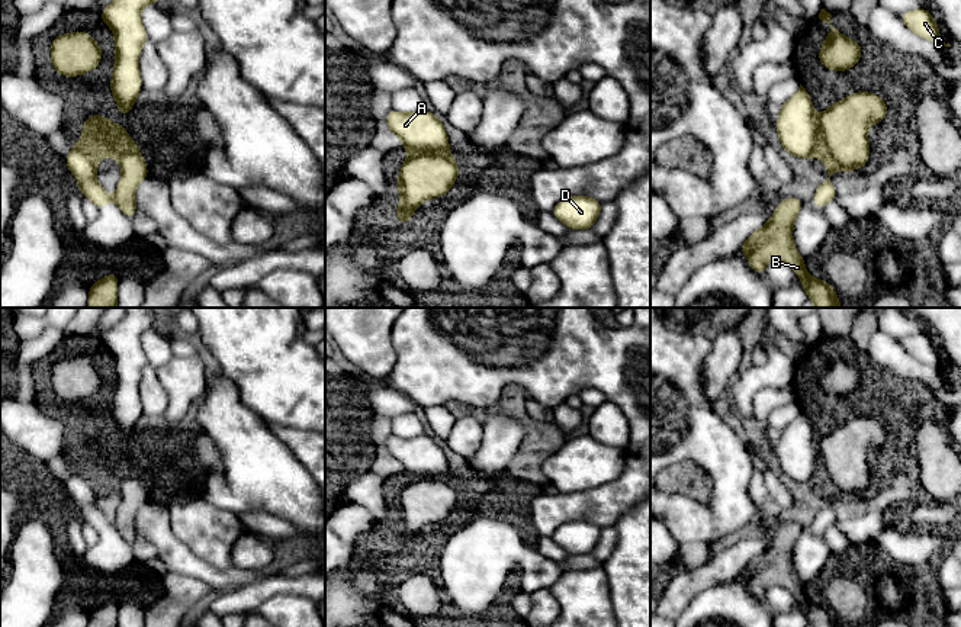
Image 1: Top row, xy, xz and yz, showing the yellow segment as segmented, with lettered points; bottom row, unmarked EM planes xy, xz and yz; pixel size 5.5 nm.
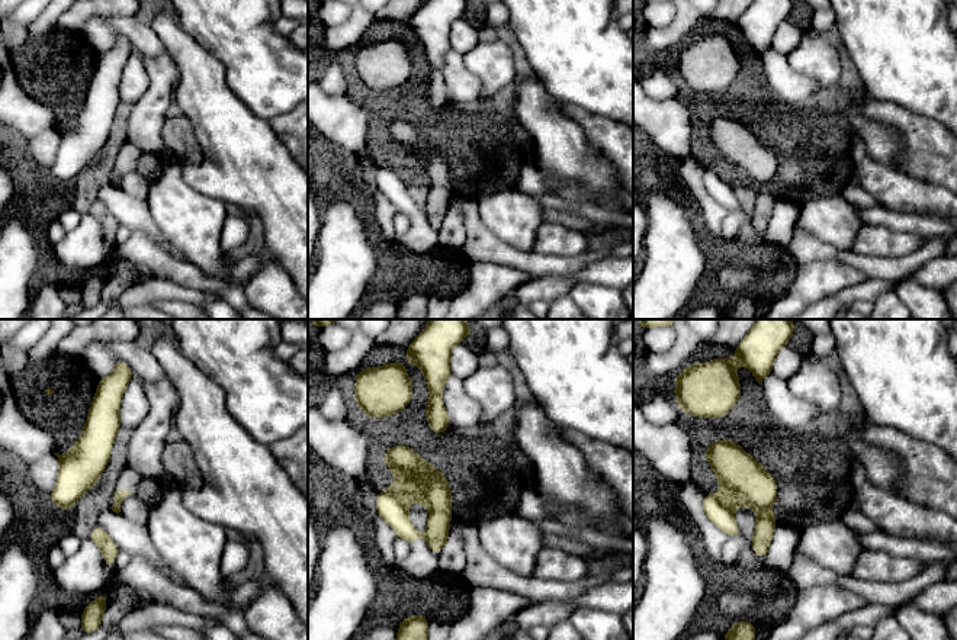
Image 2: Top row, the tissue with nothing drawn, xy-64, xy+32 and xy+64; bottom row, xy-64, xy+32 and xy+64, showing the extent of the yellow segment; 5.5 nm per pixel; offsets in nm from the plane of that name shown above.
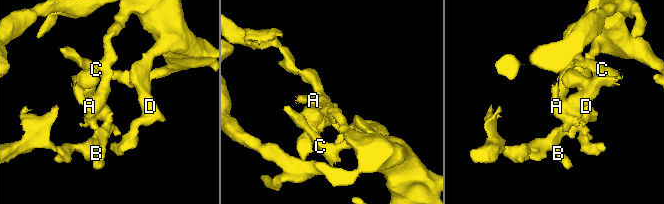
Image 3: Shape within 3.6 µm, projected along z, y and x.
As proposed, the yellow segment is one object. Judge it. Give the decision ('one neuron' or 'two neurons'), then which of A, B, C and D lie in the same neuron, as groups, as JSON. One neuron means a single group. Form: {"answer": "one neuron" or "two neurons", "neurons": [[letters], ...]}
{"answer": "two neurons", "neurons": [["A", "C", "D"], ["B"]]}

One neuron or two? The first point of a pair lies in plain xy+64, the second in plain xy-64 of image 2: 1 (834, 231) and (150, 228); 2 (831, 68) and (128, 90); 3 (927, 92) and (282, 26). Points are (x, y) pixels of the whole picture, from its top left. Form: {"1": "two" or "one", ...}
{"1": "two", "2": "two", "3": "two"}

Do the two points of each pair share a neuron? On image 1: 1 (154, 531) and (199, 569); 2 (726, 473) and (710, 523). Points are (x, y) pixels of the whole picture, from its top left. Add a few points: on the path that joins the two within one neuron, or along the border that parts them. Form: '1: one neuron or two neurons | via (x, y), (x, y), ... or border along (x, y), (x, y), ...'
1: one neuron | via (166, 543), (187, 563)
2: one neuron | via (726, 485), (726, 507), (722, 511)

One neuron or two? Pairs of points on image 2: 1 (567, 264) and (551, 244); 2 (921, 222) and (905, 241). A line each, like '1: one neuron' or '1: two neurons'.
1: two neurons
2: two neurons

